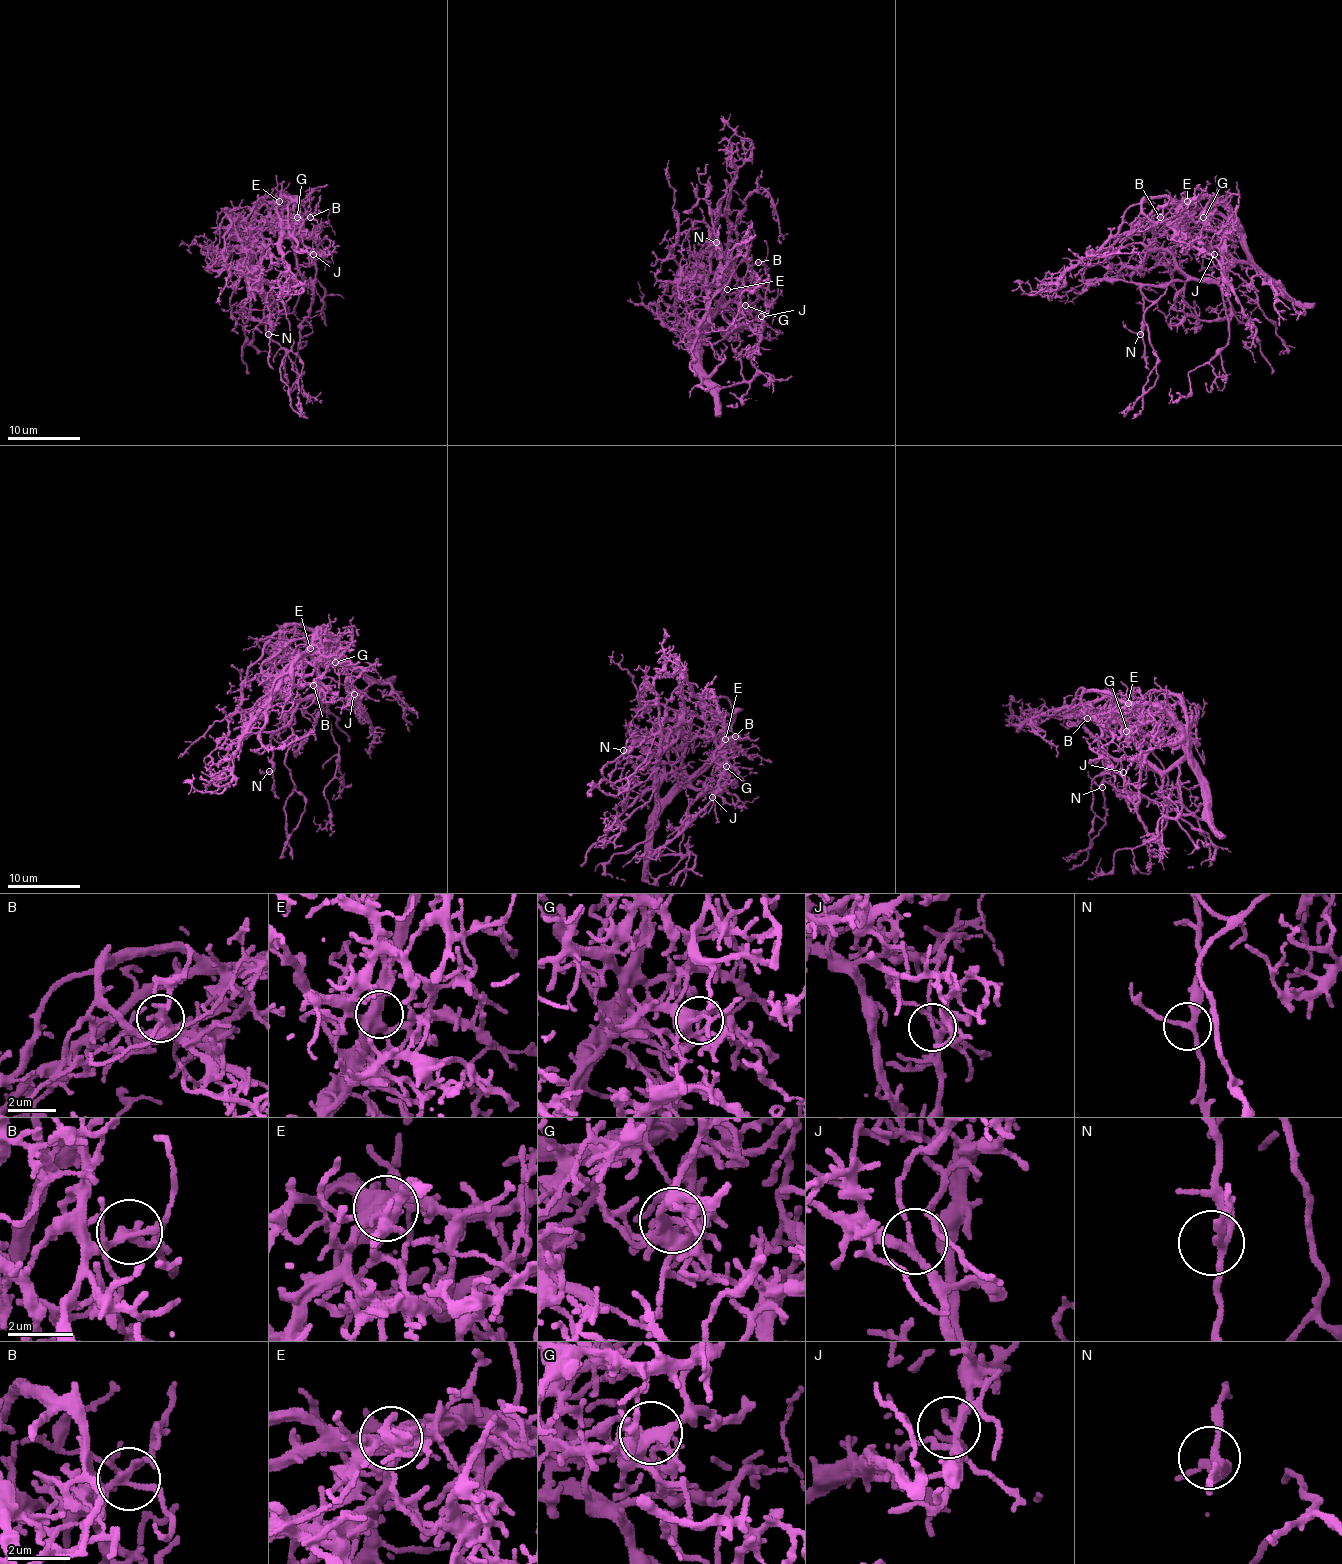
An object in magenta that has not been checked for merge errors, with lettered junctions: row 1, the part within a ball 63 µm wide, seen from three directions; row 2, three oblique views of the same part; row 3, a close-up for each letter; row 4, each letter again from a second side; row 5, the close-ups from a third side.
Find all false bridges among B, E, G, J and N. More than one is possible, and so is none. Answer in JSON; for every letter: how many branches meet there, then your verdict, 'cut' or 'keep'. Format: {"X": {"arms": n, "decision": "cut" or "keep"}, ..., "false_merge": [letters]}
{"B": {"arms": 4, "decision": "keep"}, "E": {"arms": 6, "decision": "keep"}, "G": {"arms": 6, "decision": "keep"}, "J": {"arms": 4, "decision": "keep"}, "N": {"arms": 3, "decision": "keep"}, "false_merge": []}

